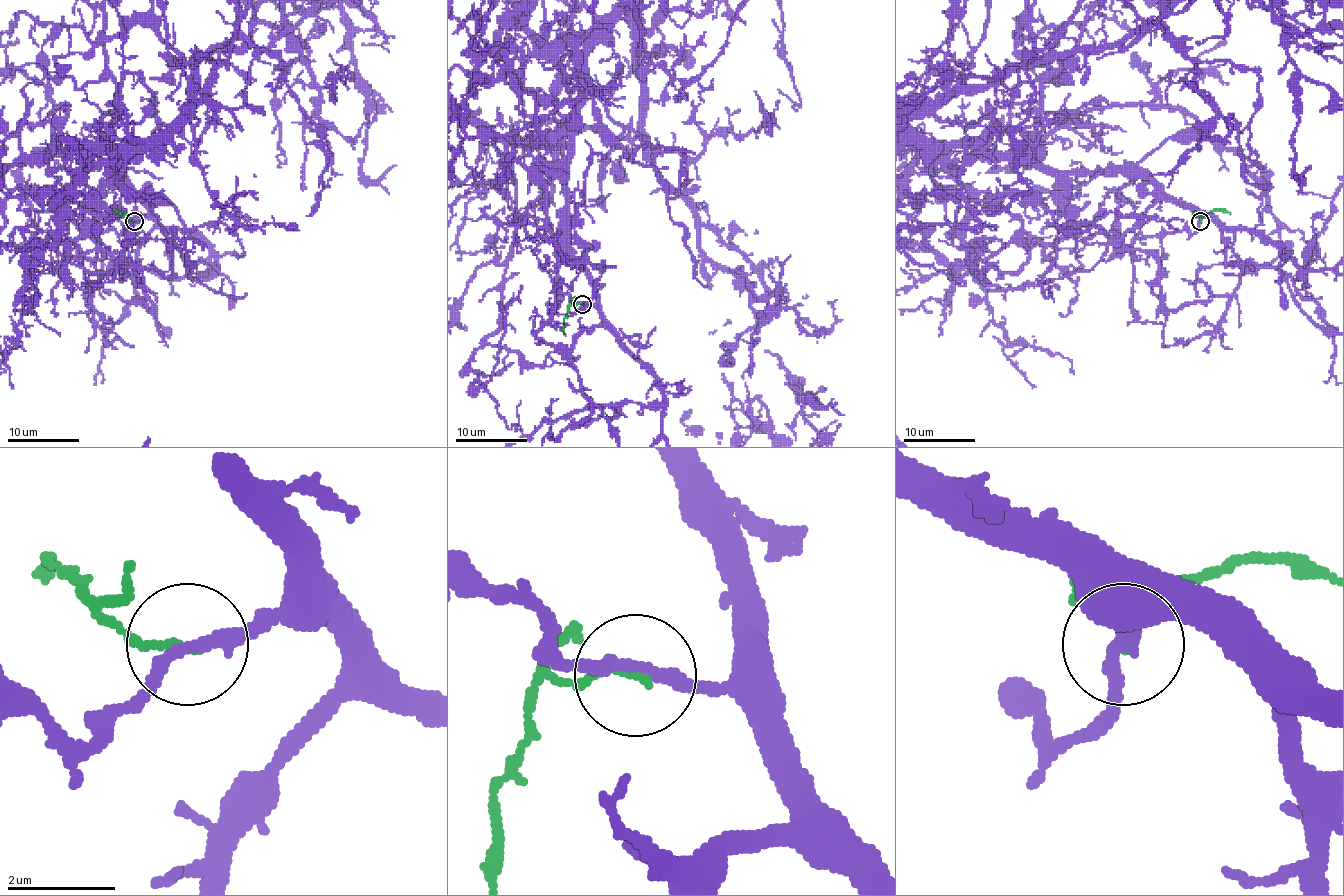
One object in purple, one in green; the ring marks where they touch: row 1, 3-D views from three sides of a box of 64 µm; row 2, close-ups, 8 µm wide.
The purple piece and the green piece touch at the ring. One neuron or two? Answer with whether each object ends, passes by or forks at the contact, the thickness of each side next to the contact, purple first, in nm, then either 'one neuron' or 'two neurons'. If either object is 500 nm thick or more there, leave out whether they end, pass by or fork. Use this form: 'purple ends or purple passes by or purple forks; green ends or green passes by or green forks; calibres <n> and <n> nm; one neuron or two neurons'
purple passes by; green ends; calibres 260 and 160 nm; two neurons

